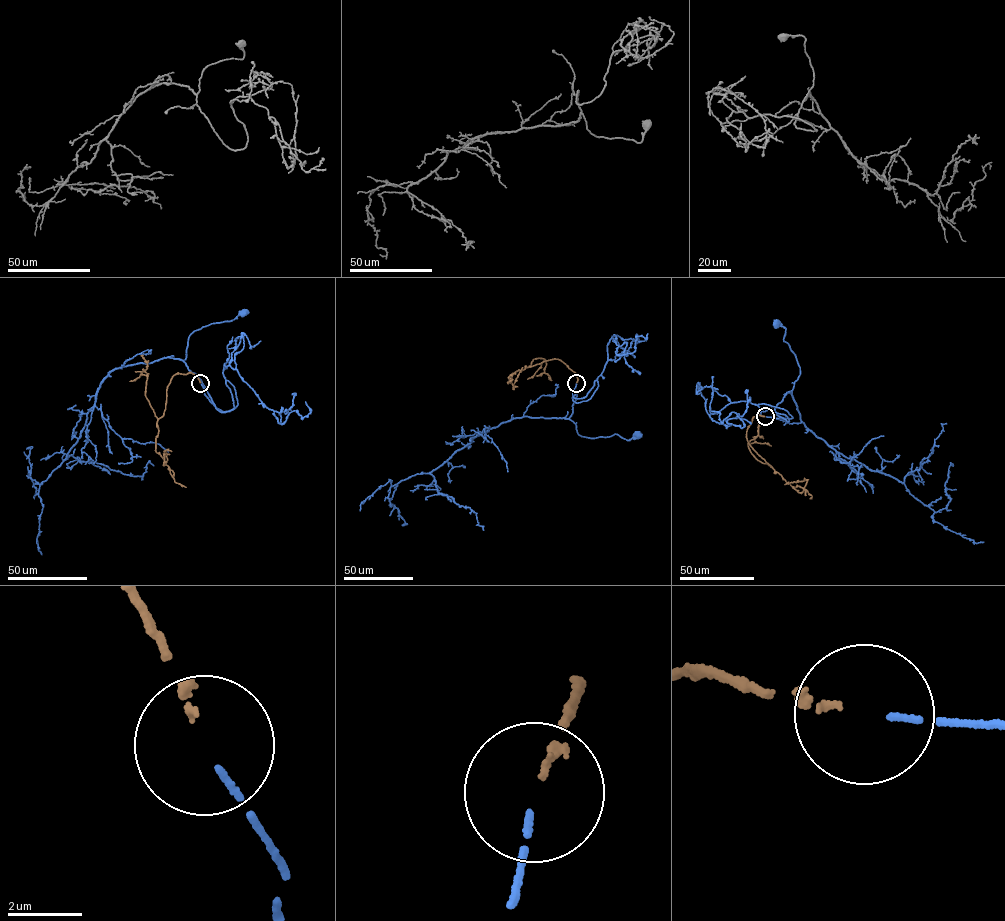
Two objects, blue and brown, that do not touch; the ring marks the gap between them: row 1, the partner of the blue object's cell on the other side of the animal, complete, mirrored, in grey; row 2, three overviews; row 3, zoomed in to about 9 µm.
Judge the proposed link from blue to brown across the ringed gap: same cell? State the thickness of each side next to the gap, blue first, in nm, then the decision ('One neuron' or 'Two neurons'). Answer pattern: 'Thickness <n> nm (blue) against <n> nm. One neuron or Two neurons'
Thickness 170 nm (blue) against 160 nm. One neuron

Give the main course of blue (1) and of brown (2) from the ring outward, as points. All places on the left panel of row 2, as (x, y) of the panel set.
1: (201, 384), (215, 406), (237, 406), (226, 381), (234, 407), (220, 412), (178, 359), (195, 330), (244, 312)
2: (200, 382), (190, 372), (179, 373), (168, 385), (155, 451), (165, 462), (164, 451), (171, 451)

